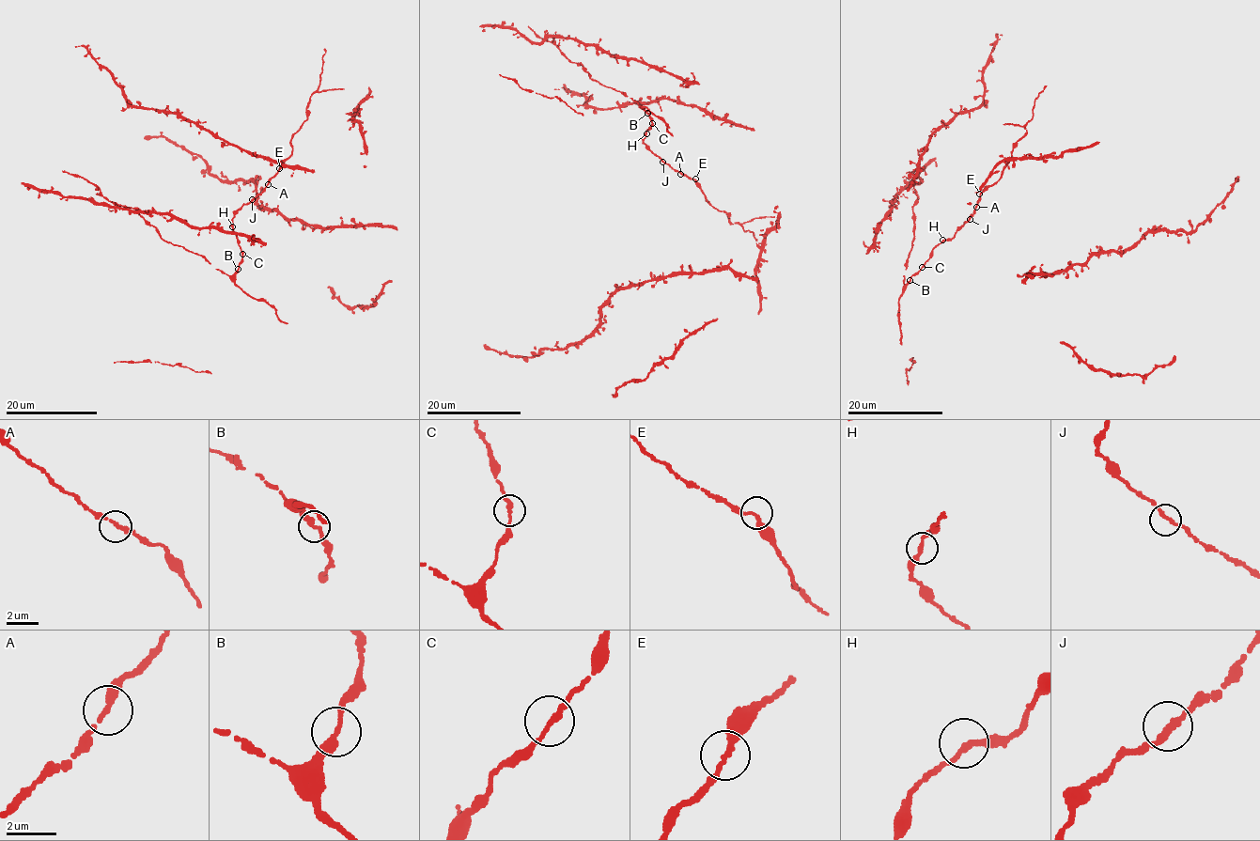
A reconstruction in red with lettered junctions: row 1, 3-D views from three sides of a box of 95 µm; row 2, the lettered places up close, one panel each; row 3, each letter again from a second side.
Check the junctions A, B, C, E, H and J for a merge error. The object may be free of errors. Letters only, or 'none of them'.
none of them

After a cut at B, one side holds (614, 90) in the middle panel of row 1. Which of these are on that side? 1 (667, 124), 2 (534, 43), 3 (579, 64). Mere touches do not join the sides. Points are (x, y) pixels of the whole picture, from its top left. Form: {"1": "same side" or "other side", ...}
{"1": "same side", "2": "other side", "3": "same side"}

